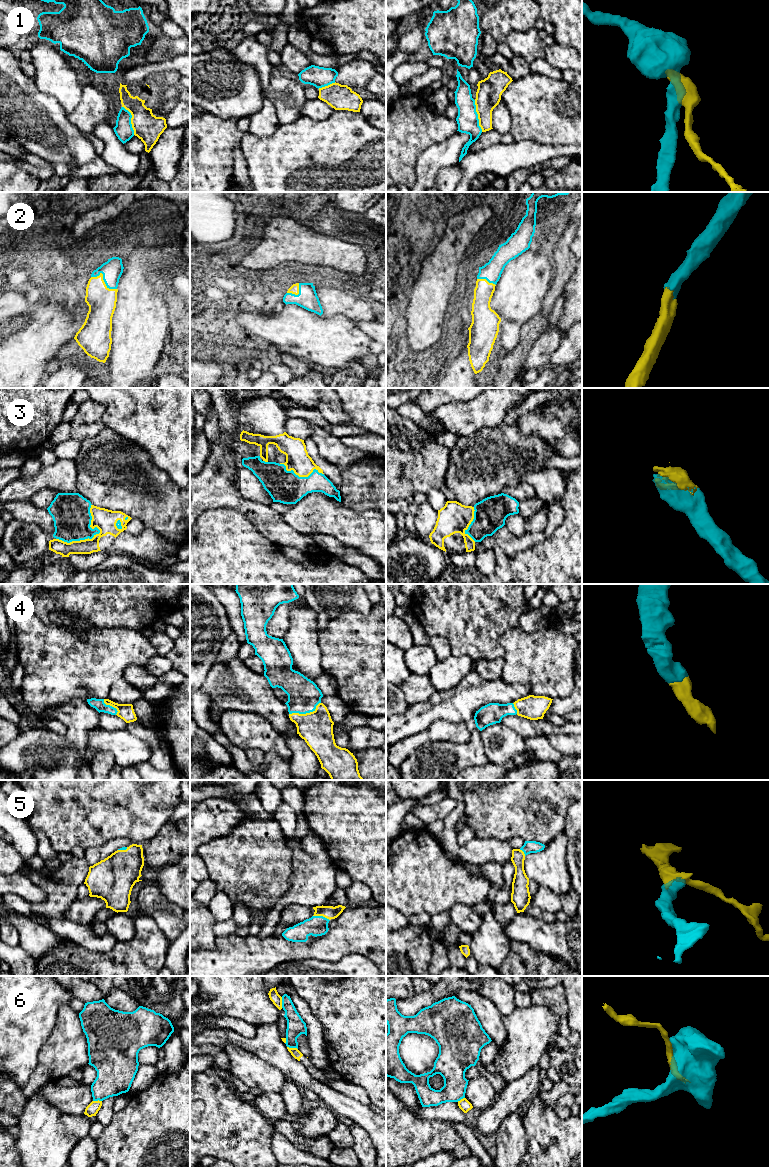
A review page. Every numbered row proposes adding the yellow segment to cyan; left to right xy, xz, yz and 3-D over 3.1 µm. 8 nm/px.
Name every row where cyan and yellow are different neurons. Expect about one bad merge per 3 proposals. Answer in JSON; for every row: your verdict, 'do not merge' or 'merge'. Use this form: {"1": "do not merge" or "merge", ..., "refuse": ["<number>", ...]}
{"1": "do not merge", "2": "merge", "3": "merge", "4": "merge", "5": "merge", "6": "do not merge", "refuse": ["1", "6"]}

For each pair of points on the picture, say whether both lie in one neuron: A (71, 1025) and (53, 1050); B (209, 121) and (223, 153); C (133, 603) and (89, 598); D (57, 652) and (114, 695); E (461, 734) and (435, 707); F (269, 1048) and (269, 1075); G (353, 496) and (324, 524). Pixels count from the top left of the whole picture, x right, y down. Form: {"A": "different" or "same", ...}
{"A": "same", "B": "same", "C": "same", "D": "different", "E": "different", "F": "different", "G": "different"}

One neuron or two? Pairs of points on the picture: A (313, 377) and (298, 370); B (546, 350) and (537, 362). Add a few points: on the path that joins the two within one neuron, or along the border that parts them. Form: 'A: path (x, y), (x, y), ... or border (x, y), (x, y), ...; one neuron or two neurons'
A: border (312, 367), (297, 377); two neurons
B: path (543, 353), (537, 359); one neuron

